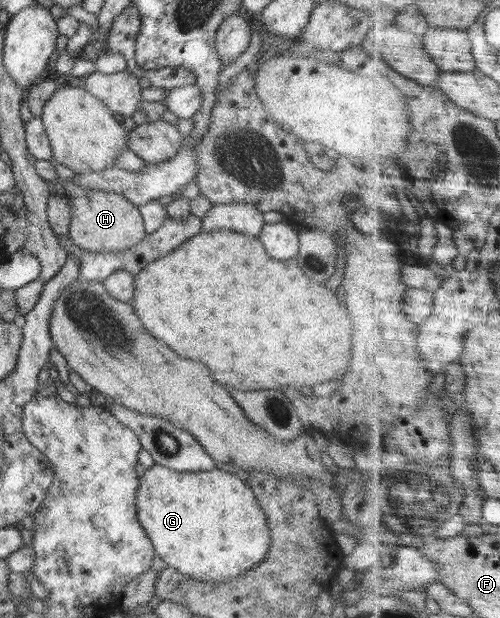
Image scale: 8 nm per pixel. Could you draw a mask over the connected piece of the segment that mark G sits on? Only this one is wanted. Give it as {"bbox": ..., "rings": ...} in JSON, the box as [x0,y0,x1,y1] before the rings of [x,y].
{"bbox":[136,464,269,582],"rings":[[[153,464],[138,478],[136,512],[139,523],[167,567],[202,582],[224,582],[265,559],[269,526],[253,490],[238,476],[218,468],[211,471],[177,471]]]}

